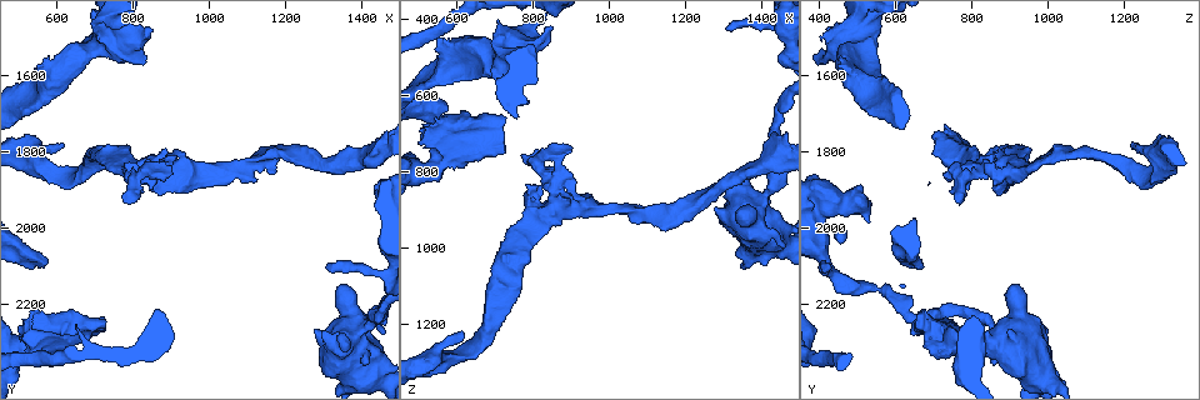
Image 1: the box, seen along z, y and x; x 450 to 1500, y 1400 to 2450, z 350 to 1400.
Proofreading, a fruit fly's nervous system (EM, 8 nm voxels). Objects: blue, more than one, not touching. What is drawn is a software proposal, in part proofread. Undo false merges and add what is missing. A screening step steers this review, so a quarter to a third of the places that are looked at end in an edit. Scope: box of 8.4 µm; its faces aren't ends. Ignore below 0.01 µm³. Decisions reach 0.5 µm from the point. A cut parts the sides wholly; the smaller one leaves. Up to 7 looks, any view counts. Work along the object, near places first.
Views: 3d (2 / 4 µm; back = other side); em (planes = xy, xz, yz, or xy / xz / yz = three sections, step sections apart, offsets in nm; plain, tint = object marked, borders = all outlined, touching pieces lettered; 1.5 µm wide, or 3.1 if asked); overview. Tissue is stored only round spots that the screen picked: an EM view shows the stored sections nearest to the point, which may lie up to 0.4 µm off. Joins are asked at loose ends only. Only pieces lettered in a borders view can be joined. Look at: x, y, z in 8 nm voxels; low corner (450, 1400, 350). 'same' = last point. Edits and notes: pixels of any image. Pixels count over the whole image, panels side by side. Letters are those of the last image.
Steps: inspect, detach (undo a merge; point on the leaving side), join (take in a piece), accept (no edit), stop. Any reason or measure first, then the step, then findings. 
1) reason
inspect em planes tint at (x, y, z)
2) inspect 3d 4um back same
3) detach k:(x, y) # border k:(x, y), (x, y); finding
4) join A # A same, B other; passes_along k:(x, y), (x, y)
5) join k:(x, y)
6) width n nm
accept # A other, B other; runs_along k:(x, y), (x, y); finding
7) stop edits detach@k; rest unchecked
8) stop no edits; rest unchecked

calibre changes
inspect 3d 4um at (610, 1595, 520)

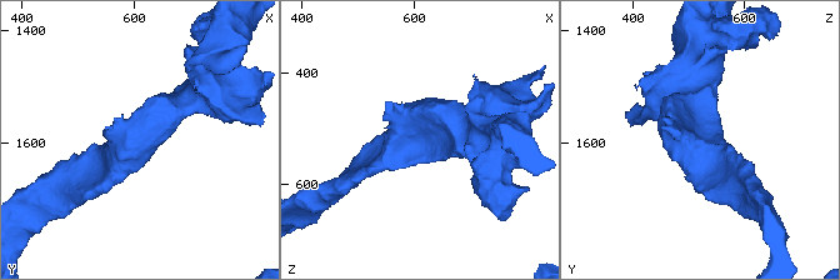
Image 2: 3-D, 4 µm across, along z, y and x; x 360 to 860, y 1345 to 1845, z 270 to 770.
arm_widths 240, 380 nm
inspect em yz step 4 tint at (615, 1600, 520)

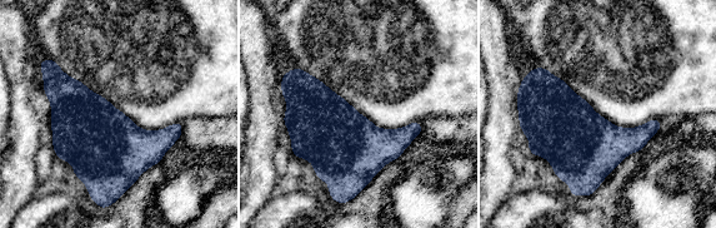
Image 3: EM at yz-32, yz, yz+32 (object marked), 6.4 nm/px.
inspect em yz step 4 borders same

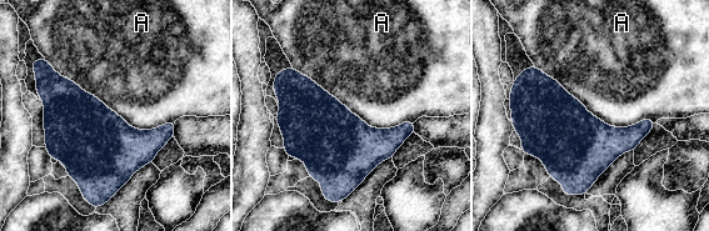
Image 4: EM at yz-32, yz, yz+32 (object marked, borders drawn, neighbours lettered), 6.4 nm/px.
longest_contact A 850 nm
accept # A other; one neuron here

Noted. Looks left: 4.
an open end
inspect 3d 2um at (845, 1480, 430)

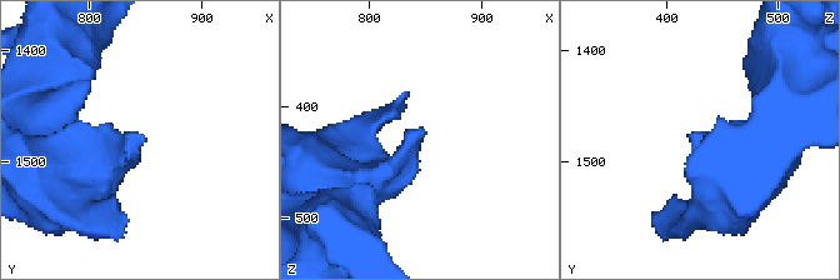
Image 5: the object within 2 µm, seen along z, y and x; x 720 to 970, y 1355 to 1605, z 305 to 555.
inspect em xz step 8 borders at (848, 1480, 424)

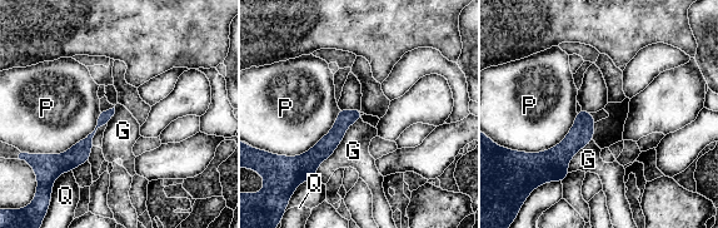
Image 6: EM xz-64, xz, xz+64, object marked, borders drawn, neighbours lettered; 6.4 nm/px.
another direction
inspect em planes borders same

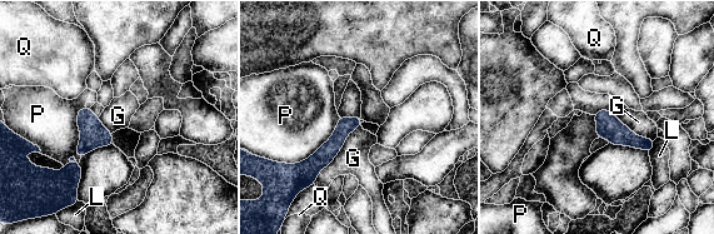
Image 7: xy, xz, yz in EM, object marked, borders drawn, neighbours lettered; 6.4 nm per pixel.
accept # G other, L other, P other, Q other; no lettered piece goes on from it

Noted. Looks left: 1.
stop no edits; rest unchecked

